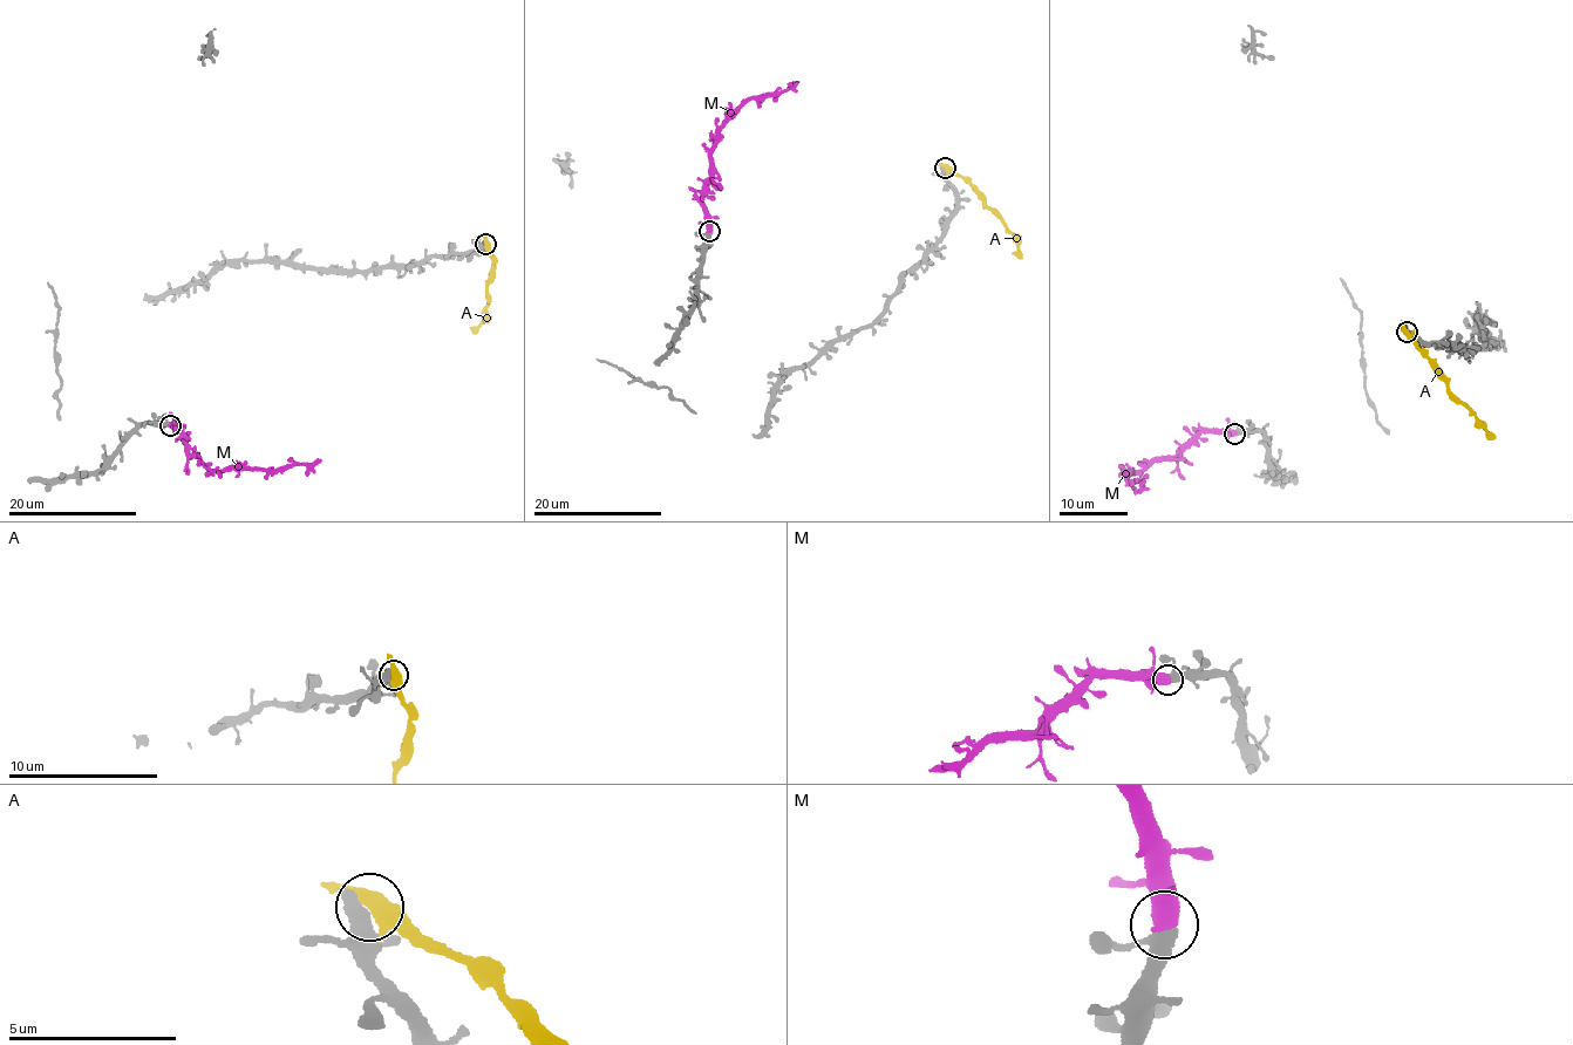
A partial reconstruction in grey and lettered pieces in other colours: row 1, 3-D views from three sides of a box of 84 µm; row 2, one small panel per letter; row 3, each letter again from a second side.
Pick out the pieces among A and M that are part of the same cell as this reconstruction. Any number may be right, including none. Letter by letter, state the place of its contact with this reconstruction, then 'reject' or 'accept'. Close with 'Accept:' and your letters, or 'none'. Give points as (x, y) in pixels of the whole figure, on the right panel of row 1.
A: contact (1407, 332); reject
M: contact (1234, 434); accept
Accept: M

